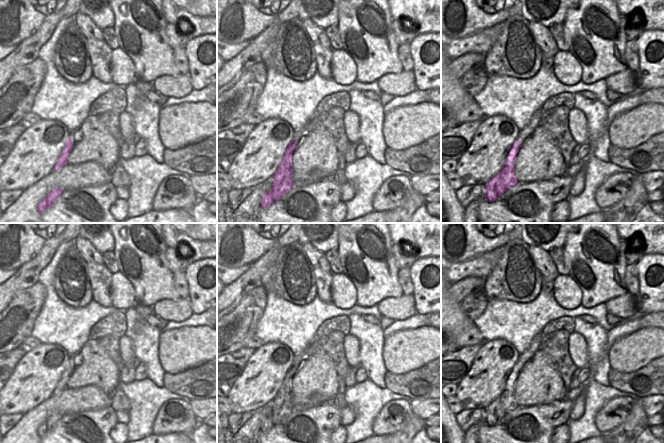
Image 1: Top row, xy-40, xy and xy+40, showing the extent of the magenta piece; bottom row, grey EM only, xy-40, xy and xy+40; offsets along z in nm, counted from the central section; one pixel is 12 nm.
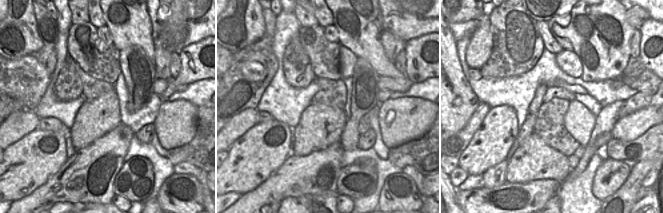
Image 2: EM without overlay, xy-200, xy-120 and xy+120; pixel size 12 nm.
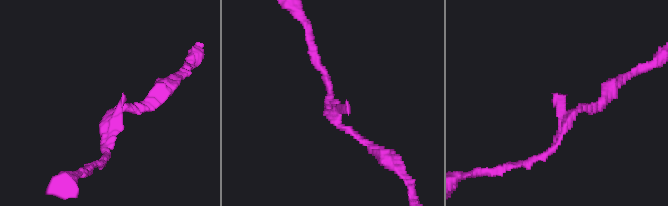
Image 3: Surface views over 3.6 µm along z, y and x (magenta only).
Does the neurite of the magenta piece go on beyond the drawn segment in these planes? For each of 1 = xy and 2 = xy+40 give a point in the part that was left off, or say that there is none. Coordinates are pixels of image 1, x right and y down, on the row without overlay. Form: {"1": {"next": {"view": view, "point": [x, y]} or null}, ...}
{"1": {"next": null}, "2": {"next": null}}

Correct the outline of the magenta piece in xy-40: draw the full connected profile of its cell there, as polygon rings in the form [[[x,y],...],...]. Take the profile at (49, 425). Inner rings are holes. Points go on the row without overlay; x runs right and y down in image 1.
[[[54,412],[51,416],[48,417],[47,421],[41,424],[37,429],[37,434],[41,438],[46,432],[49,432],[54,429],[57,421],[63,416],[61,412]]]

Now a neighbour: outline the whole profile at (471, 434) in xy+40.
[[[480,420],[466,429],[464,443],[478,443],[478,430],[483,423],[484,421]]]

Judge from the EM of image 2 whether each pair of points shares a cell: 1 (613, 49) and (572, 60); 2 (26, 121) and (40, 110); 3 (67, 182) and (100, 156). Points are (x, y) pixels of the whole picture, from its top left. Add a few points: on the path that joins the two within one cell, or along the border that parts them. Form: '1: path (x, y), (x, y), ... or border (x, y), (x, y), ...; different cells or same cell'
1: border (573, 50), (582, 66), (581, 76); different cells
2: border (33, 110), (39, 118); different cells
3: path (75, 180), (92, 163); same cell

